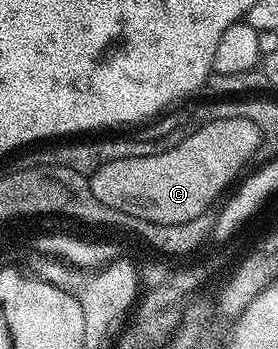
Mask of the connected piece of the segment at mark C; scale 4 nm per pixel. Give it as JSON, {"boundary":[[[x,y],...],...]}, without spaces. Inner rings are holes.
{"boundary":[[[215,120],[214,126],[206,126],[206,130],[198,130],[194,138],[189,138],[178,146],[178,150],[170,150],[170,154],[158,154],[158,158],[146,158],[130,162],[130,211],[128,217],[137,218],[139,222],[157,222],[159,225],[190,224],[198,218],[218,197],[227,193],[226,185],[248,166],[250,157],[262,142],[261,132],[252,120],[241,122],[225,122]]]}

